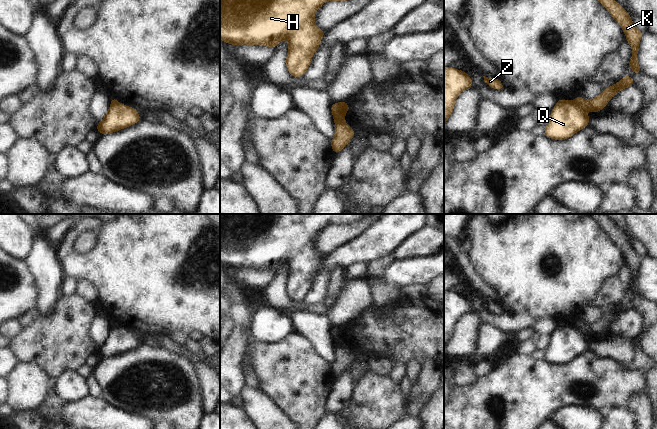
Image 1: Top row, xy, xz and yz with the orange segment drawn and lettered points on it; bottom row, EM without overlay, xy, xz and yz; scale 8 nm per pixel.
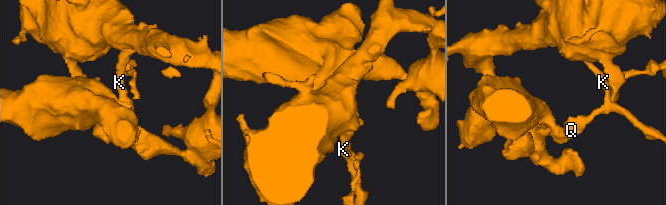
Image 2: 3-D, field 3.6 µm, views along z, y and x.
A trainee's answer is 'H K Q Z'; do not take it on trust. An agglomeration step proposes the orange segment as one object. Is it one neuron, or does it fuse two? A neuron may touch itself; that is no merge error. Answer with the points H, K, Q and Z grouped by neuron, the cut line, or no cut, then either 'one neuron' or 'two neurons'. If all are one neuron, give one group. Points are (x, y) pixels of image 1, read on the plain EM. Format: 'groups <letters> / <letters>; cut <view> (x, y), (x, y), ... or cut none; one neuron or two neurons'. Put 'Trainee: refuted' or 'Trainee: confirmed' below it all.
groups H Q Z / K; cut xz (335, 346), (345, 348); two neurons
Trainee: refuted

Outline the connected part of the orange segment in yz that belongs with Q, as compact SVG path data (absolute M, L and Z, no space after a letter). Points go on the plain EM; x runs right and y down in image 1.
M558 323L550 335L549 346L545 349L545 360L554 364L564 364L589 349L588 338L575 324Z

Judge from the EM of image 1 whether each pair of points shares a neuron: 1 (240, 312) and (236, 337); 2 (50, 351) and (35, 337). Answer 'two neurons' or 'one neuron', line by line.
1: two neurons
2: one neuron

